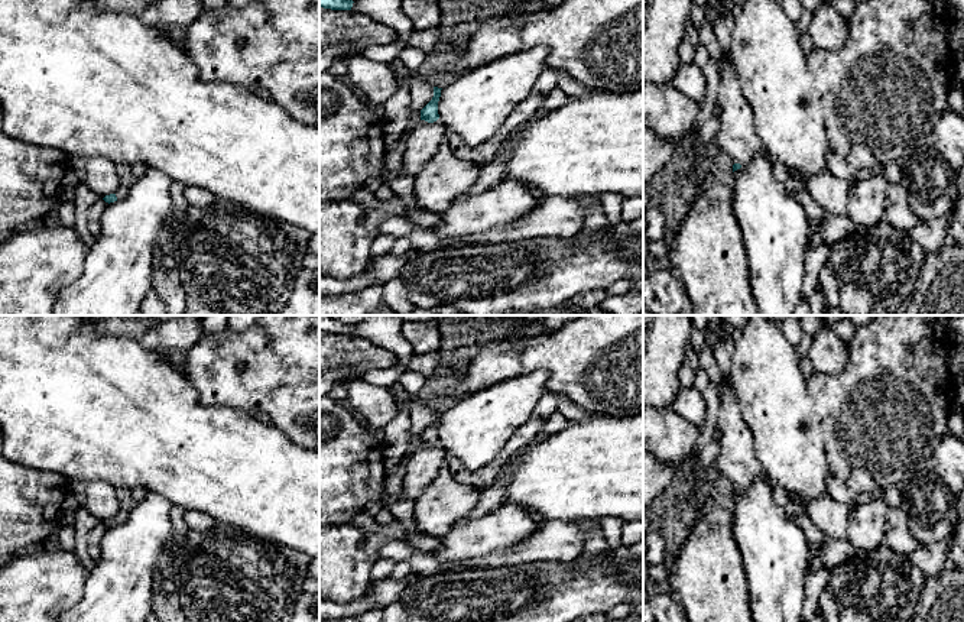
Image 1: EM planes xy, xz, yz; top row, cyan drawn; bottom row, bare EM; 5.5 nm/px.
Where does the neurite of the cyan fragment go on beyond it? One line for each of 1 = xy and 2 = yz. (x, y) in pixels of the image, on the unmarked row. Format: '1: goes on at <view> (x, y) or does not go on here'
1: goes on at xy (122, 515)
2: does not go on here

